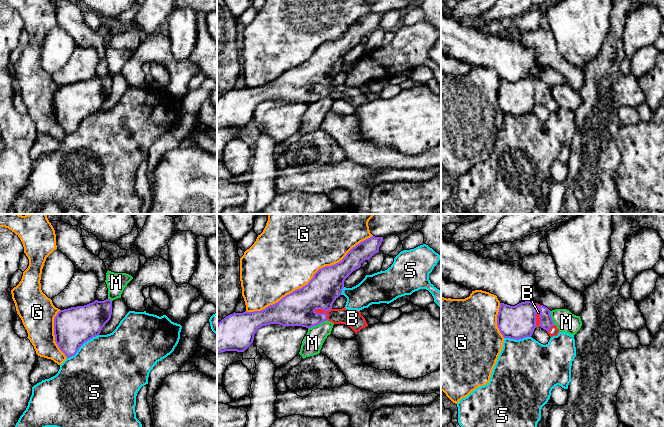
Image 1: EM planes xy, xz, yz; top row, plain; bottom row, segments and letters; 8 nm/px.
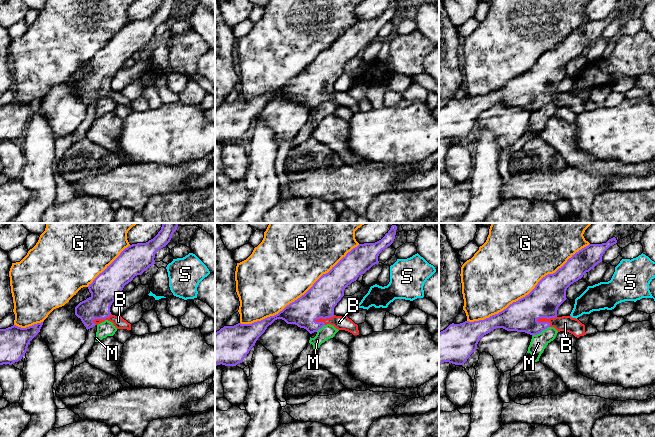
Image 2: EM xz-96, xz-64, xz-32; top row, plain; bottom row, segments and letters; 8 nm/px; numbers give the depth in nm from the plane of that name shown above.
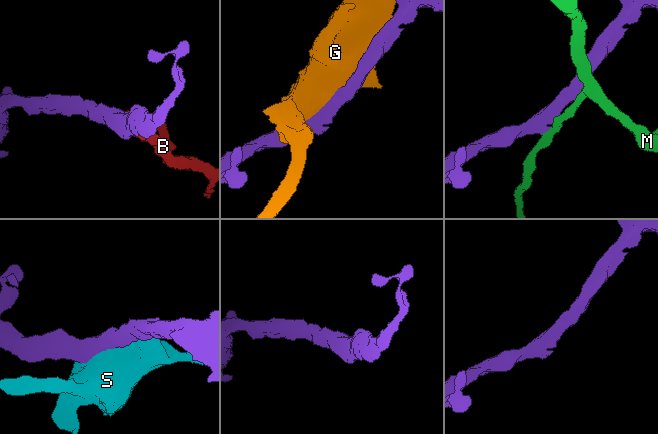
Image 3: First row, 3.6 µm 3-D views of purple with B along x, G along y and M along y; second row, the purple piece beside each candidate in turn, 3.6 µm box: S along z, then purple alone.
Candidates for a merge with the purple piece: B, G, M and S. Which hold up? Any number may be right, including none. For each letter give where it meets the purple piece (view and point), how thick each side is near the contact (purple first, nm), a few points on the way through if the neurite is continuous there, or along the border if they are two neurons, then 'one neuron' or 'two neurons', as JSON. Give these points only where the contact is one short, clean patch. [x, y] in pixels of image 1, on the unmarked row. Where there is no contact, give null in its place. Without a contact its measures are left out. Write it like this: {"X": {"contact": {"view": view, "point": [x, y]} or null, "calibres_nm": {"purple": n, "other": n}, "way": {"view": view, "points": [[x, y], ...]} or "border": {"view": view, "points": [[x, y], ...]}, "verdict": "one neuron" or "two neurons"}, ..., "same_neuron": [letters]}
{"B": {"contact": {"view": "xz", "point": [322, 85]}, "calibres_nm": {"purple": 280, "other": 140}, "way": {"view": "xz", "points": [[298, 84], [322, 85], [331, 91], [351, 94]]}, "verdict": "one neuron"}, "G": {"contact": {"view": "xz", "point": [310, 56]}, "calibres_nm": {"purple": 280, "other": 500}, "verdict": "two neurons"}, "M": {"contact": {"view": "xz", "point": [317, 100]}, "calibres_nm": {"purple": 280, "other": 160}, "border": {"view": "xz", "points": [[327, 96], [308, 105]]}, "verdict": "two neurons"}, "S": {"contact": {"view": "xy", "point": [82, 120]}, "calibres_nm": {"purple": 300, "other": 500}, "verdict": "two neurons"}, "same_neuron": ["B"]}

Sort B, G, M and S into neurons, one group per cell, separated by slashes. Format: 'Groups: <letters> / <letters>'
Groups: B / G / M / S

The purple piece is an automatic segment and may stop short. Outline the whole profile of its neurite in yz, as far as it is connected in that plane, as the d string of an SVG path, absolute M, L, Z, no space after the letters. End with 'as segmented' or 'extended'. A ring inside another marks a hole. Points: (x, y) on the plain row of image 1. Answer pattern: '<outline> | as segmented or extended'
M531 77L521 78L515 82L500 79L497 102L504 114L515 116L531 113L536 103L546 106L550 113L559 109L550 86Z | extended

